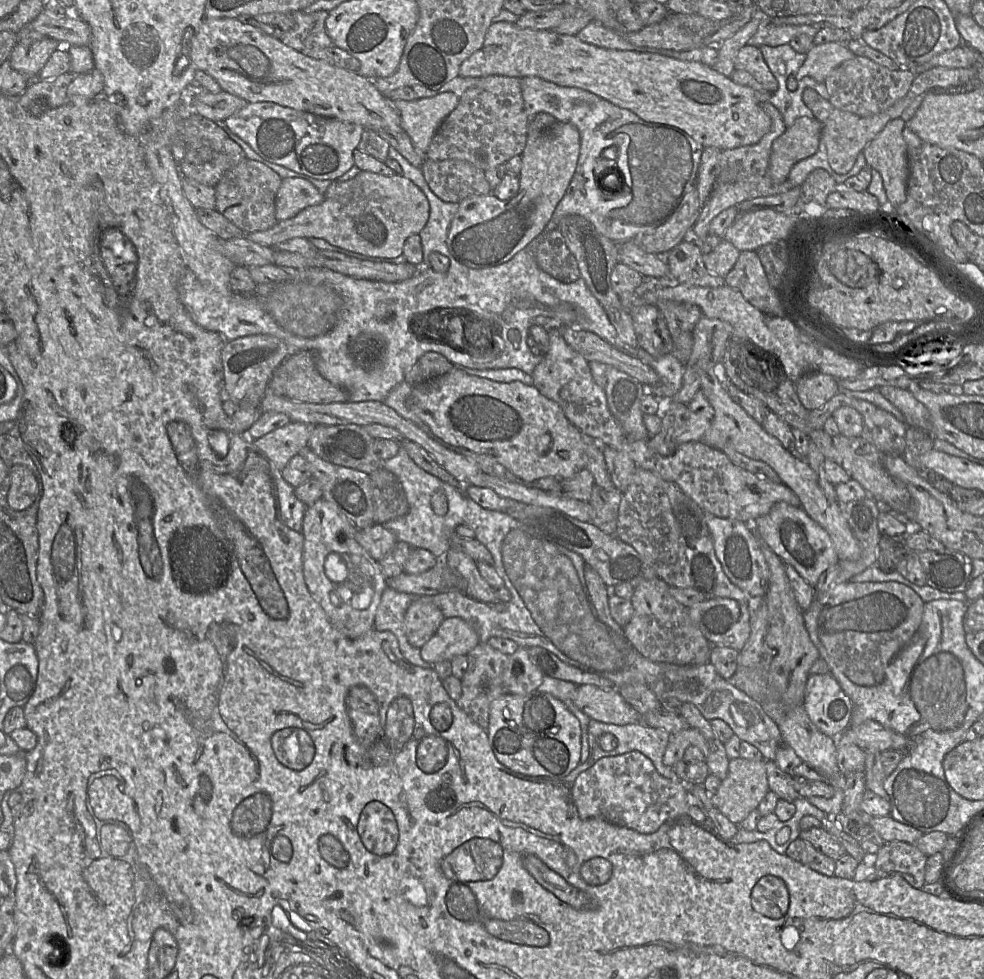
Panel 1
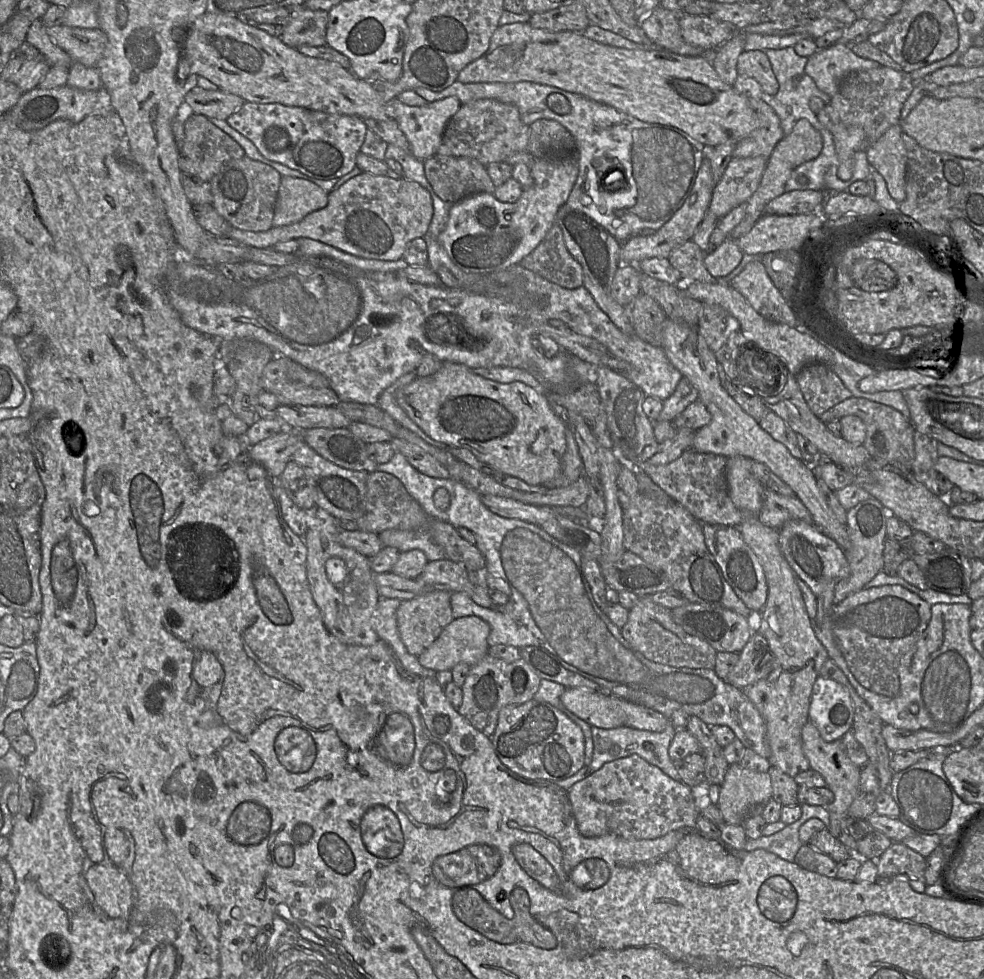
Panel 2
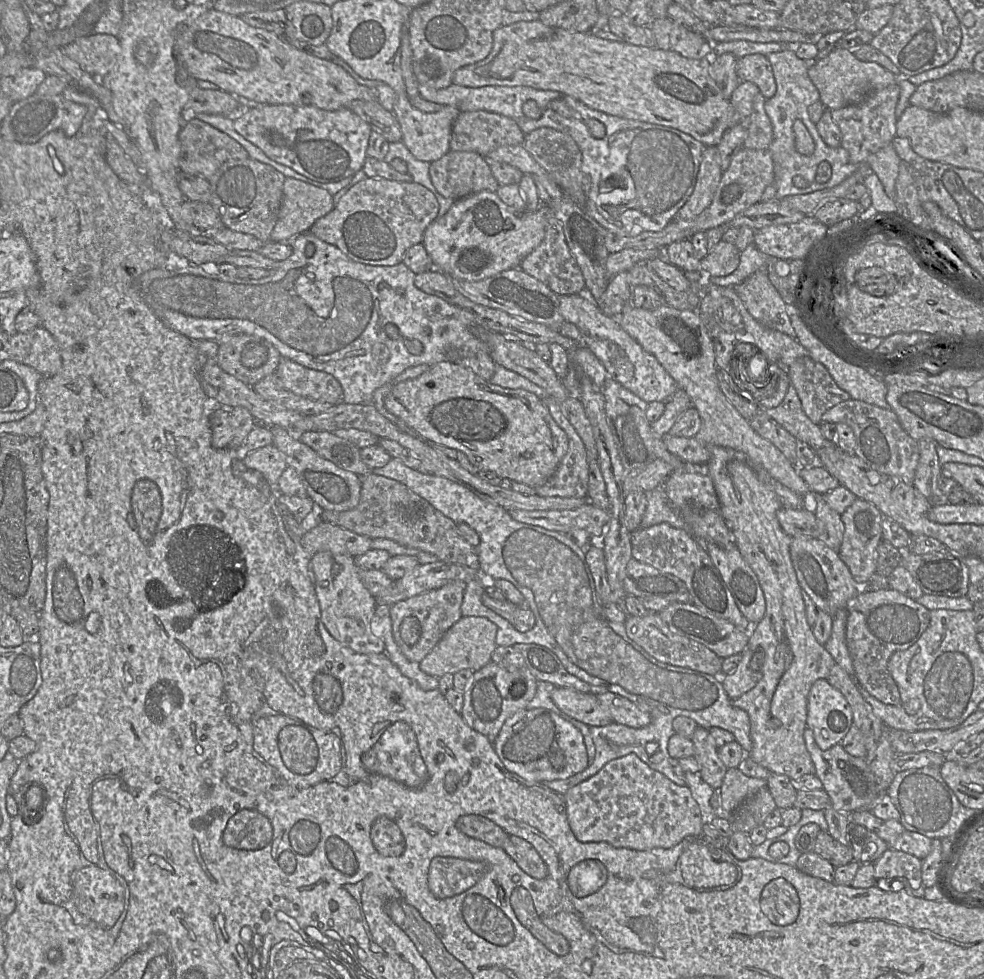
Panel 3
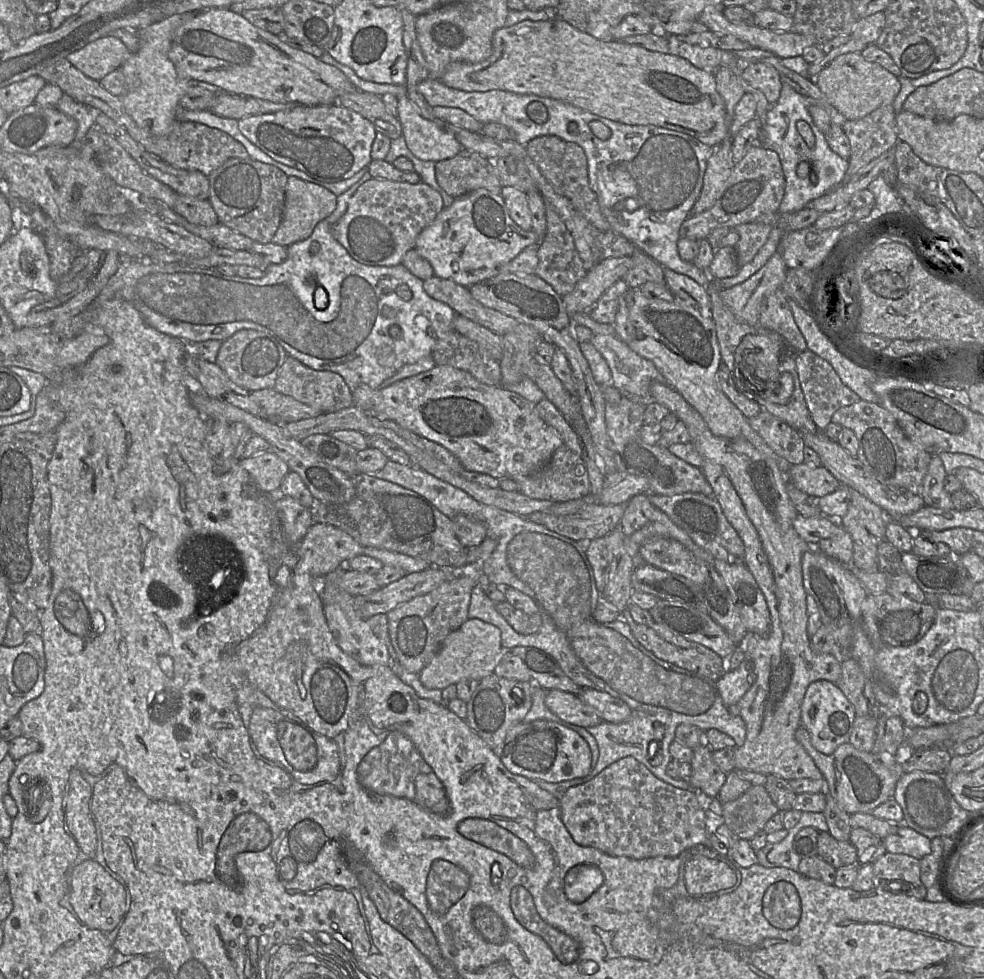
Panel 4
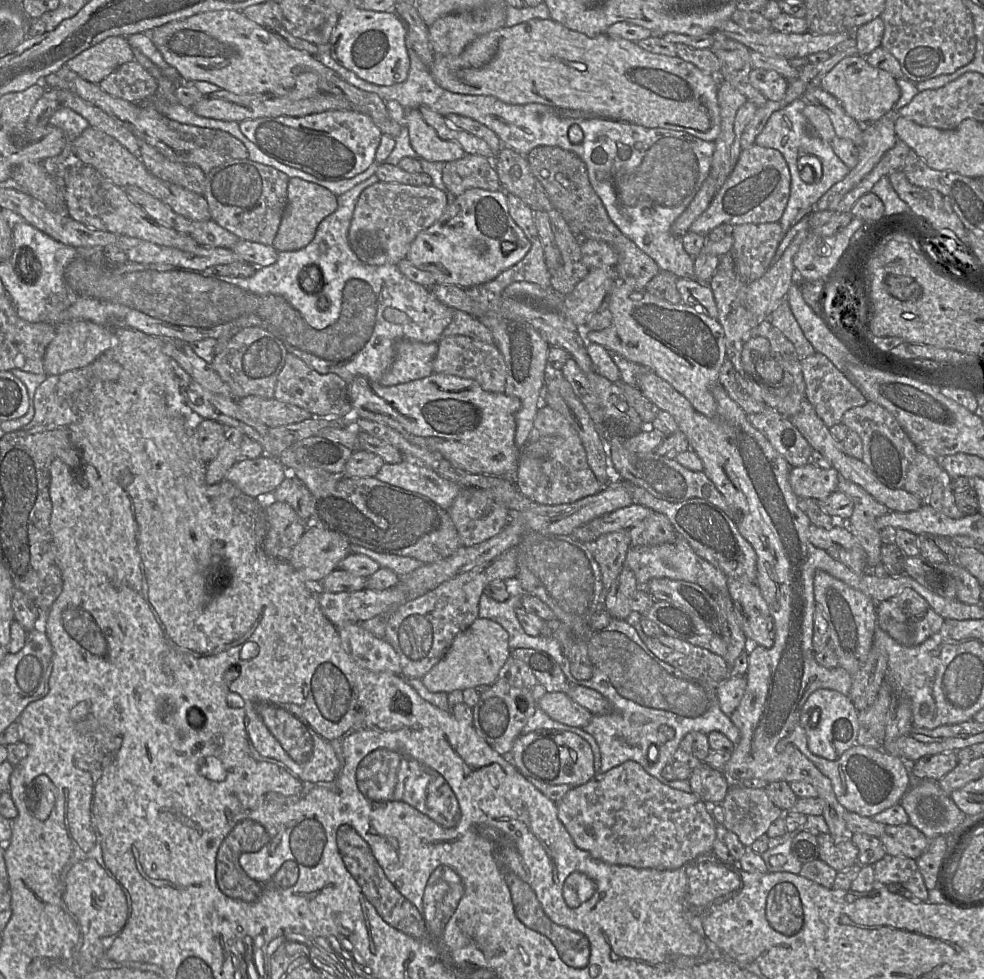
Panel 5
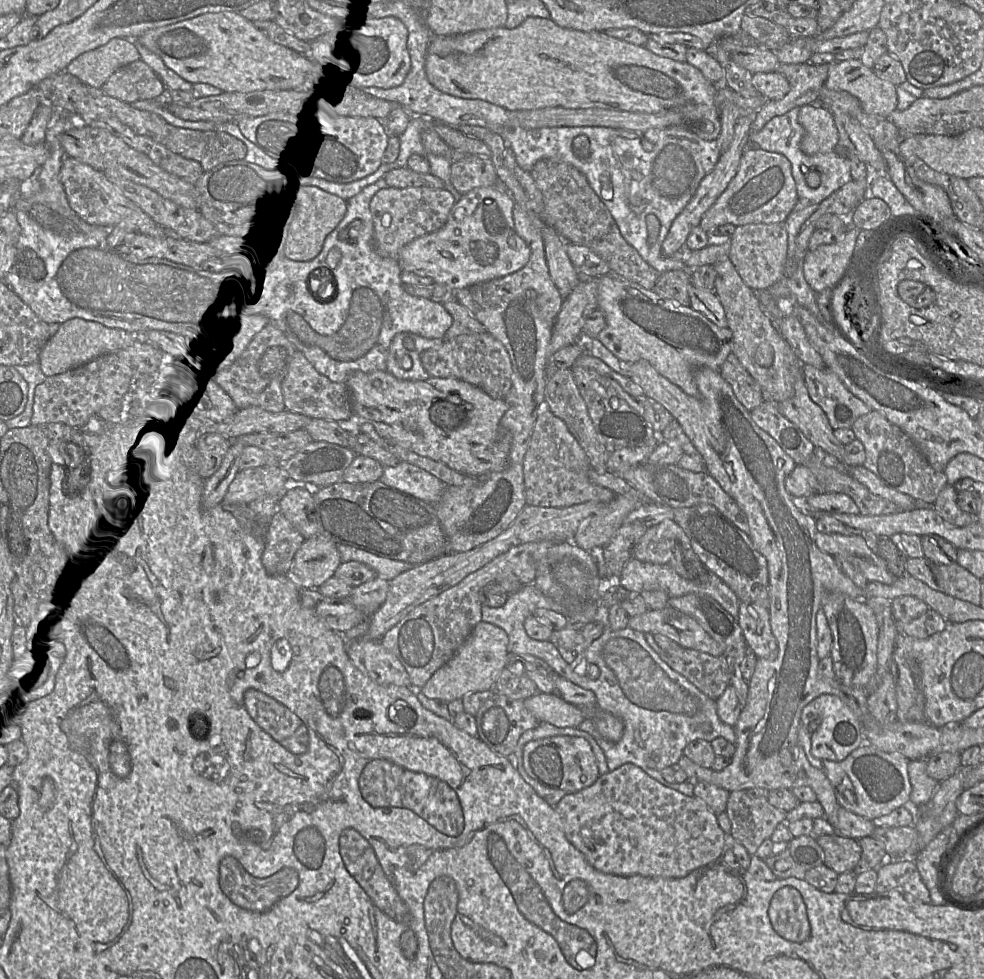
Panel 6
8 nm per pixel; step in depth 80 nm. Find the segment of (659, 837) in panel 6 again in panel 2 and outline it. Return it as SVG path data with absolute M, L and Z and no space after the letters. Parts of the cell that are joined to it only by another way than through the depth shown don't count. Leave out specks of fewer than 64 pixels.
M637 754L605 763L568 790L579 832L585 837L605 834L630 839L655 839L683 828L695 829L700 811L691 788L675 781Z

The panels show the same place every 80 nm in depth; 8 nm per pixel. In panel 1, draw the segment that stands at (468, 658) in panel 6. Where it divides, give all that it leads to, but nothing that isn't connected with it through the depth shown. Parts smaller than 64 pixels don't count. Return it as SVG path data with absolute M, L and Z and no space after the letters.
M458 617L445 618L437 632L420 648L422 659L430 664L467 655L480 643L474 627Z

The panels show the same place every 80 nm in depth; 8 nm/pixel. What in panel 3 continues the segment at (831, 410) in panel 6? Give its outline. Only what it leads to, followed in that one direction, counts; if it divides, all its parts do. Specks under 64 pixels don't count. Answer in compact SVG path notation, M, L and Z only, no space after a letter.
M808 355L796 359L790 365L790 379L805 414L818 425L829 409L852 399L849 393L836 384L825 366Z

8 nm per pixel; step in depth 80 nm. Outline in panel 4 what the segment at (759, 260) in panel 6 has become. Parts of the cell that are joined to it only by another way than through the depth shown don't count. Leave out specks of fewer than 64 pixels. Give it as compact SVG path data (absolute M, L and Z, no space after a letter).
M759 222L745 223L731 228L739 235L734 246L739 267L753 260L767 242L773 227Z

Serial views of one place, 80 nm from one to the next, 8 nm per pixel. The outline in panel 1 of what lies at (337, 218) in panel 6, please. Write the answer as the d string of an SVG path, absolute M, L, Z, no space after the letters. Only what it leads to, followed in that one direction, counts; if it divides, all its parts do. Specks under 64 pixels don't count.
M299 178L281 180L275 201L277 221L289 219L304 208L323 202L321 194L310 182Z

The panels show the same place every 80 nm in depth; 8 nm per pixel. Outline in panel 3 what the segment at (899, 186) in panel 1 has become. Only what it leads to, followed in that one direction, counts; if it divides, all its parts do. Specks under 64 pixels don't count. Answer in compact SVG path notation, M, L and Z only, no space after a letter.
M892 143L870 154L866 159L866 166L869 166L869 168L877 174L884 186L886 194L894 201L899 163L900 159Z

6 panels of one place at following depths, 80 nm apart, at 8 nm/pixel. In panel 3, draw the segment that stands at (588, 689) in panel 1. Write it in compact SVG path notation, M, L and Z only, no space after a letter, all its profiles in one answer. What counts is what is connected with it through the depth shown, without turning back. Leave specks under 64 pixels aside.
M556 687L552 699L561 711L589 727L606 726L613 722L611 714L591 691L580 692L570 687Z

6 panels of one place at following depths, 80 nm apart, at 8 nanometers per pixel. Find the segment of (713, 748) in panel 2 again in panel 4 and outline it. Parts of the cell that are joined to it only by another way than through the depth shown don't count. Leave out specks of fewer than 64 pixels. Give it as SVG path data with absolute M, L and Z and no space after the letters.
M707 744L694 750L690 784L695 791L715 798L726 781L727 773L714 762L712 754L713 750Z

